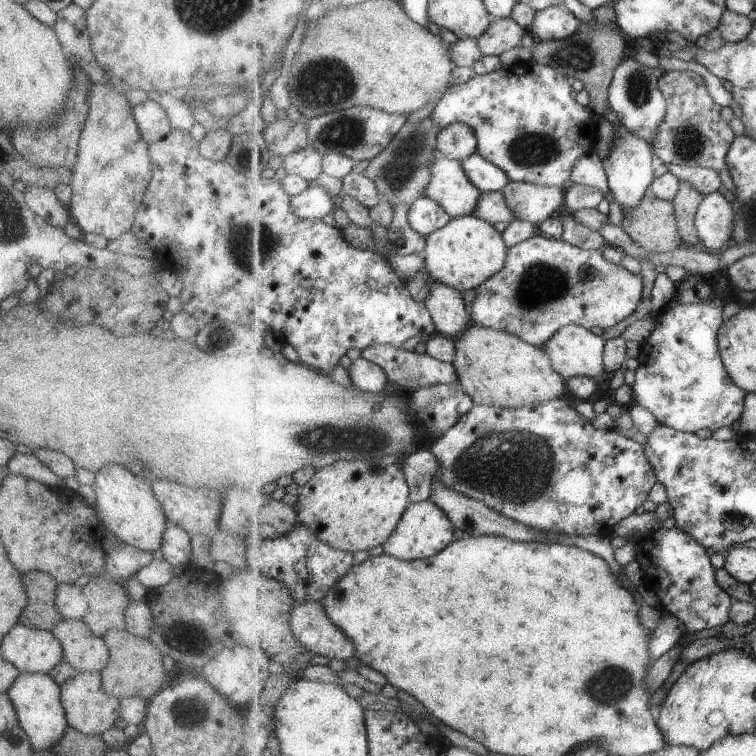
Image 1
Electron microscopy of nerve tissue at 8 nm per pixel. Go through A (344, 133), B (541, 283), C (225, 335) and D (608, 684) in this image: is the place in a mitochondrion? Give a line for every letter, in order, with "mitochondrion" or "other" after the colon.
A: mitochondrion
B: mitochondrion
C: mitochondrion
D: mitochondrion

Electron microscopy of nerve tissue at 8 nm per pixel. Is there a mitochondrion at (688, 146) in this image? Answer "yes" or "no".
yes

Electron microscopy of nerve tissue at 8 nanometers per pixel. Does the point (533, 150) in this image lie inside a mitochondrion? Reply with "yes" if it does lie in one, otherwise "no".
yes

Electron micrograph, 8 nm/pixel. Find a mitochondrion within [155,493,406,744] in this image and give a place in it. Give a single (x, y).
(187, 713)

